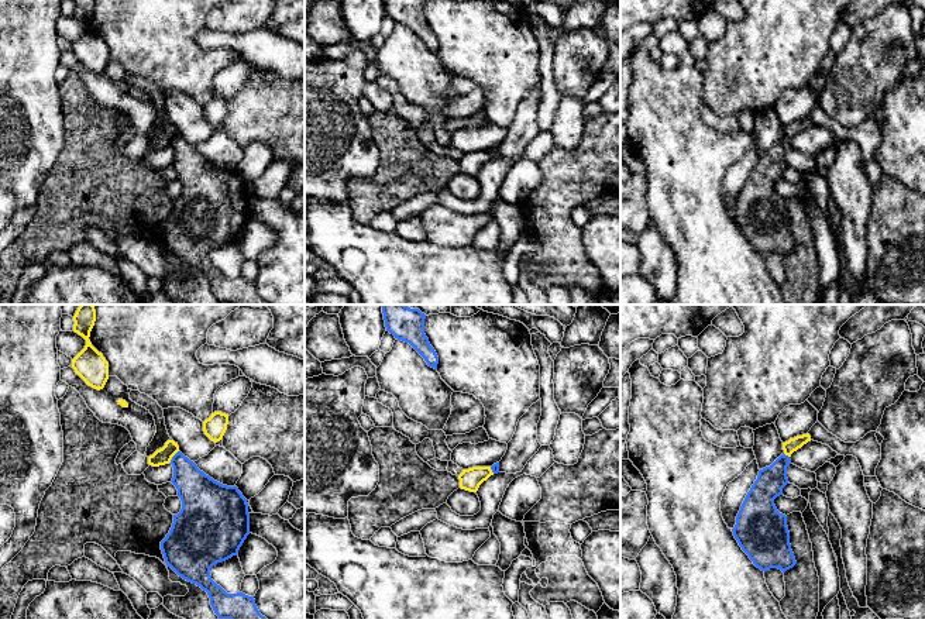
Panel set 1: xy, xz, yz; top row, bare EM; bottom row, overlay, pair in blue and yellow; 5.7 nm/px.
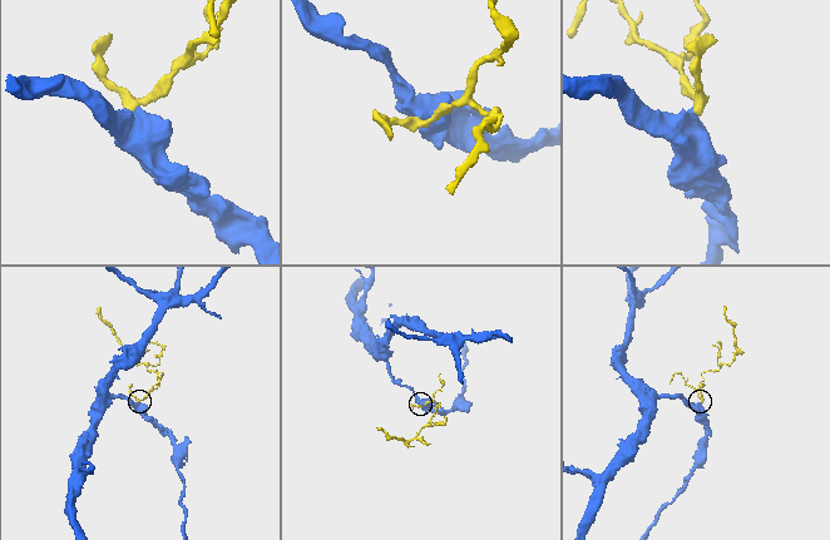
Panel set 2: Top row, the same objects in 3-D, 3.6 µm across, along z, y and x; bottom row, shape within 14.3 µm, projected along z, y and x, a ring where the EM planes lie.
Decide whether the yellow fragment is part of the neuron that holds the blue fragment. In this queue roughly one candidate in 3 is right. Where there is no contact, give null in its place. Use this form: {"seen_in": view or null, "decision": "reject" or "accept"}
{"seen_in": "xy", "decision": "reject"}

